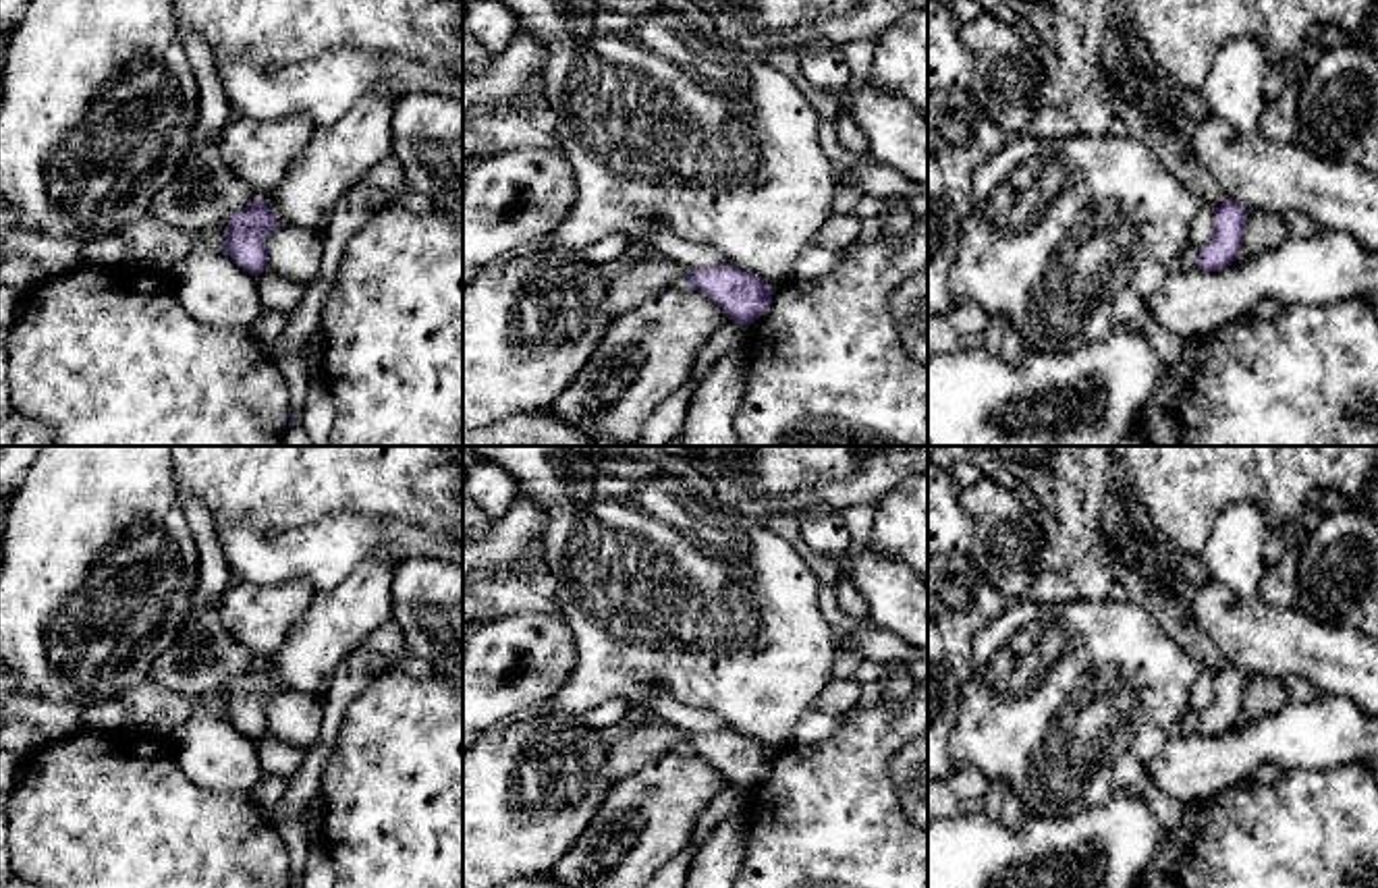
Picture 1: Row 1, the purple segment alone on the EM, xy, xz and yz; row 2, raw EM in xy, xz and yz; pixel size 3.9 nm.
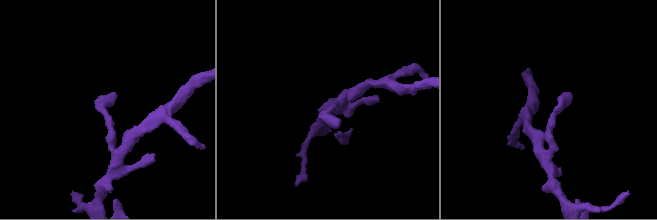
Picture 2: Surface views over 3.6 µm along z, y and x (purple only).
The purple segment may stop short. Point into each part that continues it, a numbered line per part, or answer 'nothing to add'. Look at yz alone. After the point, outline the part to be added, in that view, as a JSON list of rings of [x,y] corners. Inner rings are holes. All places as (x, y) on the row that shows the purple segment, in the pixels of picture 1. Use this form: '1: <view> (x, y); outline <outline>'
nothing to add

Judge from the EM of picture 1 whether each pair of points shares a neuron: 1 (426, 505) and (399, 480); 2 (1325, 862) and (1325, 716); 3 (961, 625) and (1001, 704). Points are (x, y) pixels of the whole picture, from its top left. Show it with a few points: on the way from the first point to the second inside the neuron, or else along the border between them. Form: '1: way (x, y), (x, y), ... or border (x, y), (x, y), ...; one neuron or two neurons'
1: way (420, 498), (405, 484); one neuron
2: border (1356, 762), (1298, 768), (1285, 774); two neurons
3: border (1005, 608), (976, 633), (972, 675), (961, 683); two neurons

